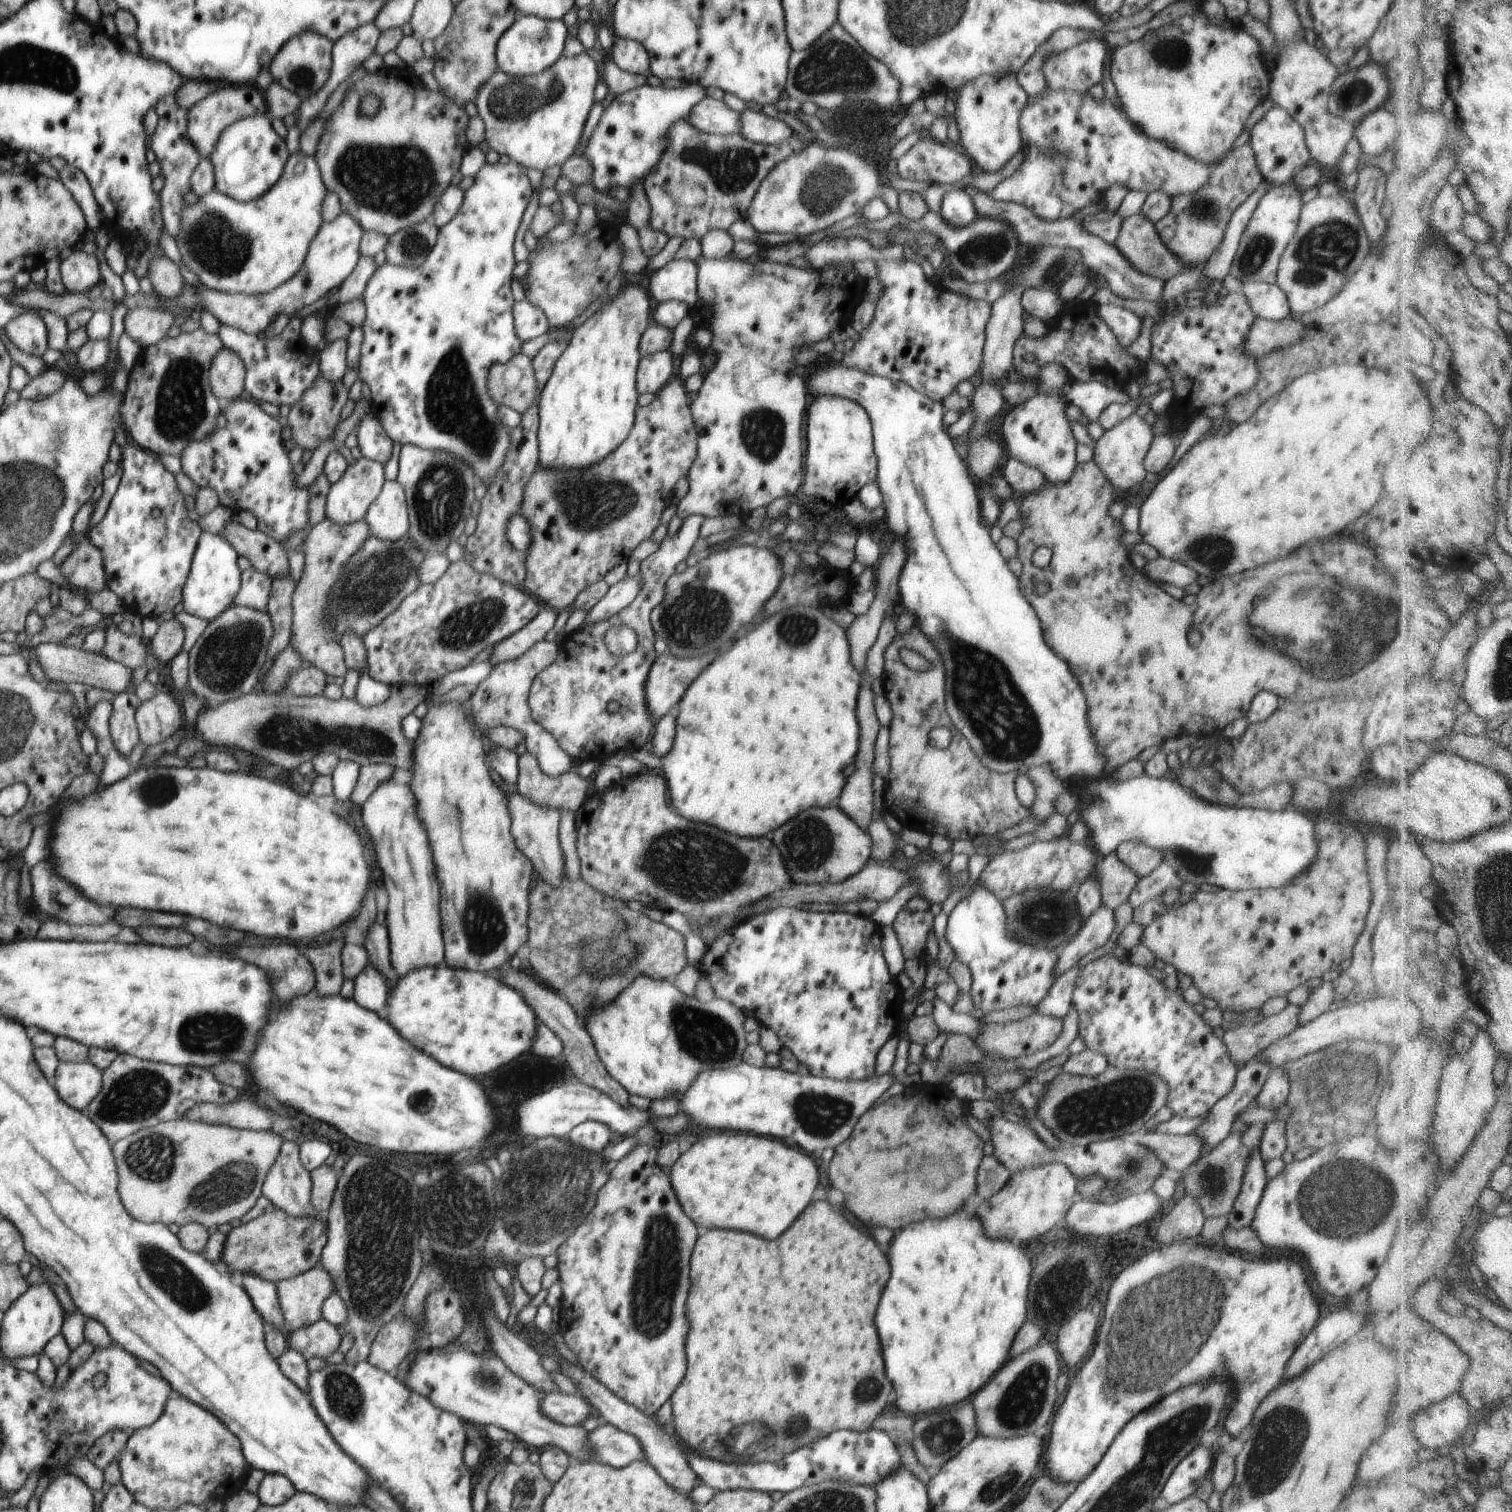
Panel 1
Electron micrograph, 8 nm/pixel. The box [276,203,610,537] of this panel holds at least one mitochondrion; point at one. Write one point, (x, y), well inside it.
(453, 406)

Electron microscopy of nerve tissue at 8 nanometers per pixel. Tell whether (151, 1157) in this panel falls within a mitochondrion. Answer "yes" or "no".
yes

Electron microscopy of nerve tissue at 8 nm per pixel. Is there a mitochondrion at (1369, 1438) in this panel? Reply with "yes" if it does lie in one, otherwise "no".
no

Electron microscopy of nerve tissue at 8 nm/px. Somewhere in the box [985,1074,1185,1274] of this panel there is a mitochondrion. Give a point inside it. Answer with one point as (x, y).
(1134, 1165)

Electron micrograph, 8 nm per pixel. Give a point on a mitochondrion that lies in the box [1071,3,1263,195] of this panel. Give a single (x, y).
(1171, 53)

